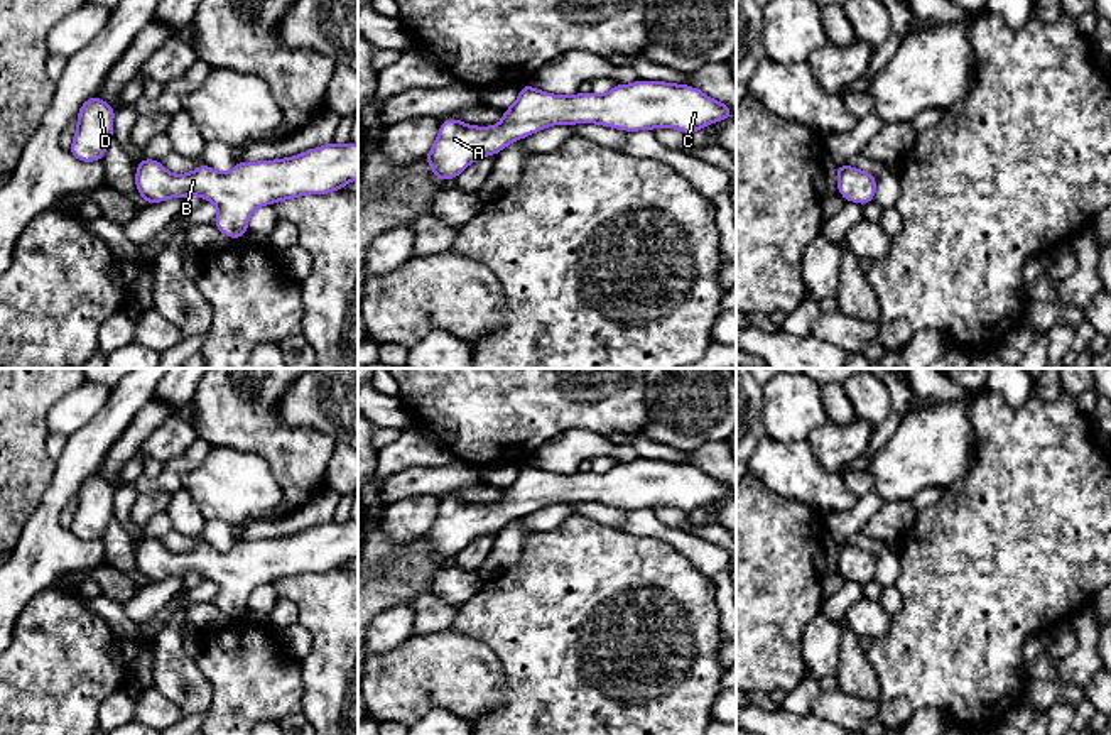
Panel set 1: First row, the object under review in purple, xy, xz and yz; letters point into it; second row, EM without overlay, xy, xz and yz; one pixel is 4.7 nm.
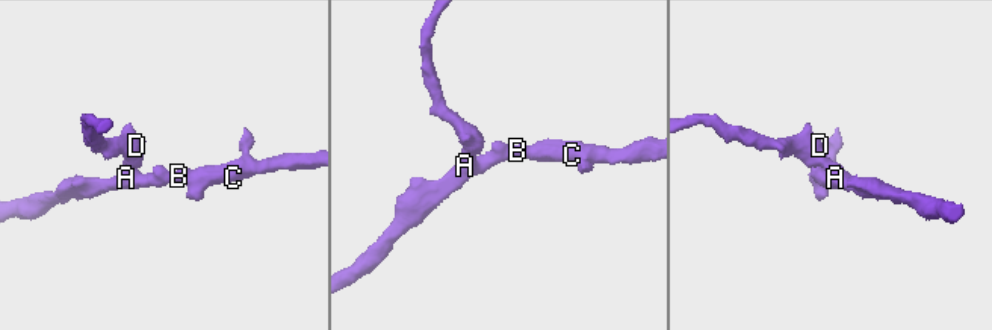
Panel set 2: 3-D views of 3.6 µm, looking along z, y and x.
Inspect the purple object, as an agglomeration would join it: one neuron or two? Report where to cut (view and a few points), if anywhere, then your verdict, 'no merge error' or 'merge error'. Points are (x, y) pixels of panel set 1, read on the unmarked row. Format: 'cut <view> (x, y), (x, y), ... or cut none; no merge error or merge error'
cut none; no merge error

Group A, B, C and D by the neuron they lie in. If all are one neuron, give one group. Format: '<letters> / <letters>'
A B C D

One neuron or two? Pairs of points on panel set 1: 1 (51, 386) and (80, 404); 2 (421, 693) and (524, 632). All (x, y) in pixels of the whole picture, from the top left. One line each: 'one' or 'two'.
1: two
2: two

